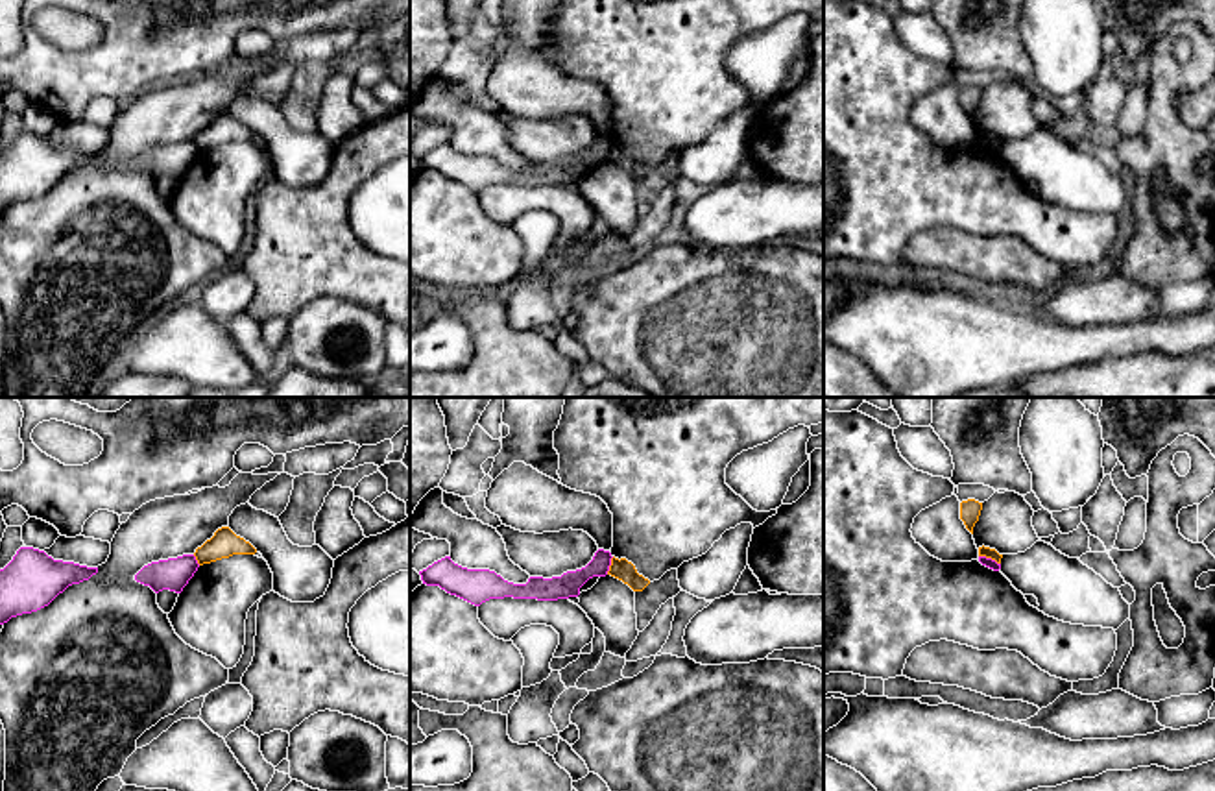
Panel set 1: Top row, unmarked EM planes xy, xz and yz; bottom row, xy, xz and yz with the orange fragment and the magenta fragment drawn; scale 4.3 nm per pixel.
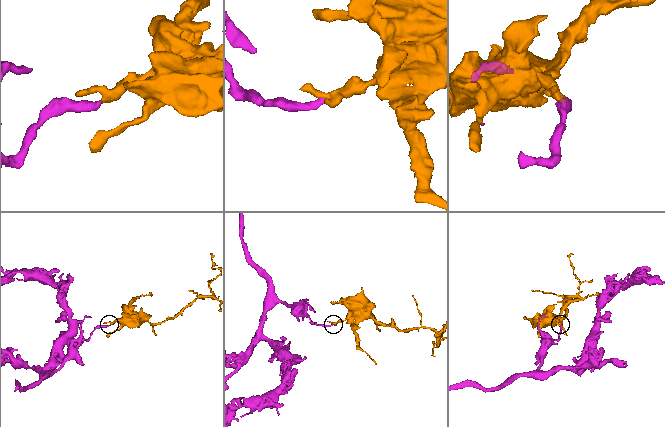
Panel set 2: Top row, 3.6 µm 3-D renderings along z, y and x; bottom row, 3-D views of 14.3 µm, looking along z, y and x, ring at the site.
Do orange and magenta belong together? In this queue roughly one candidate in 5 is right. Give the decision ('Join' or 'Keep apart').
Keep apart

